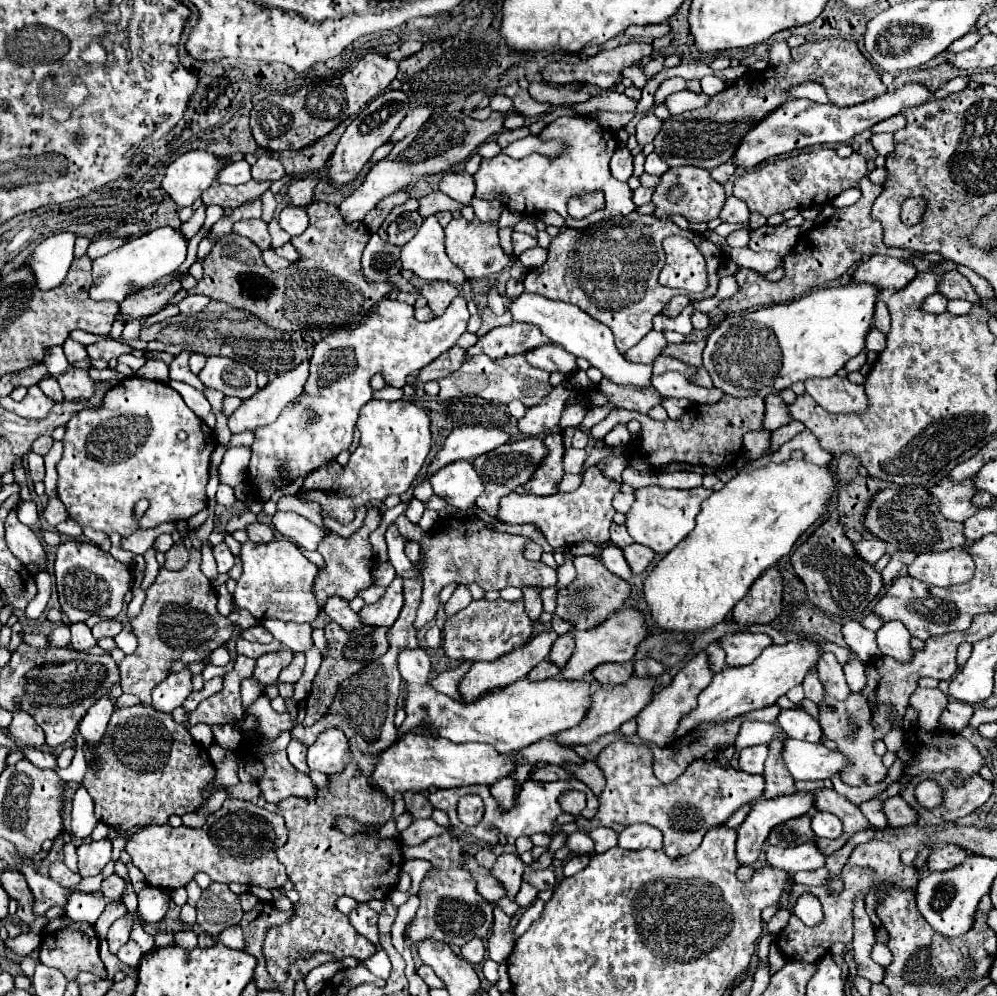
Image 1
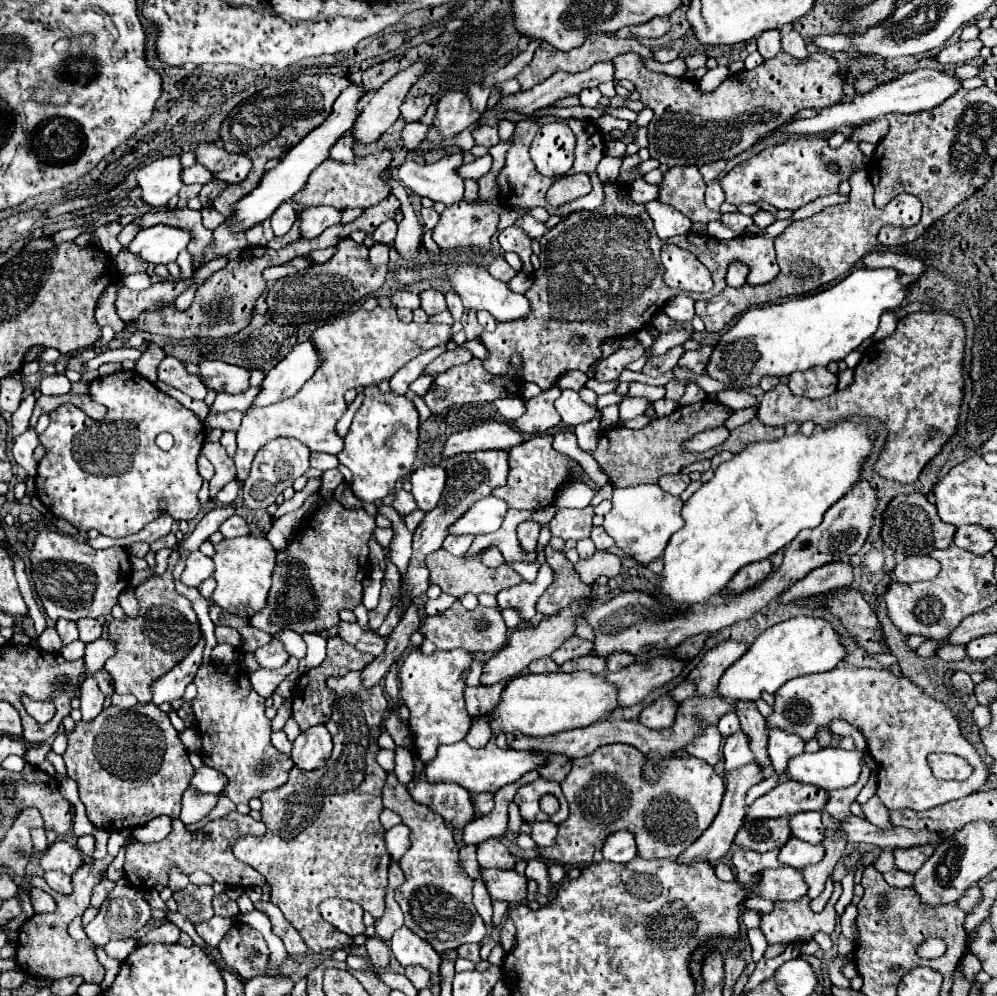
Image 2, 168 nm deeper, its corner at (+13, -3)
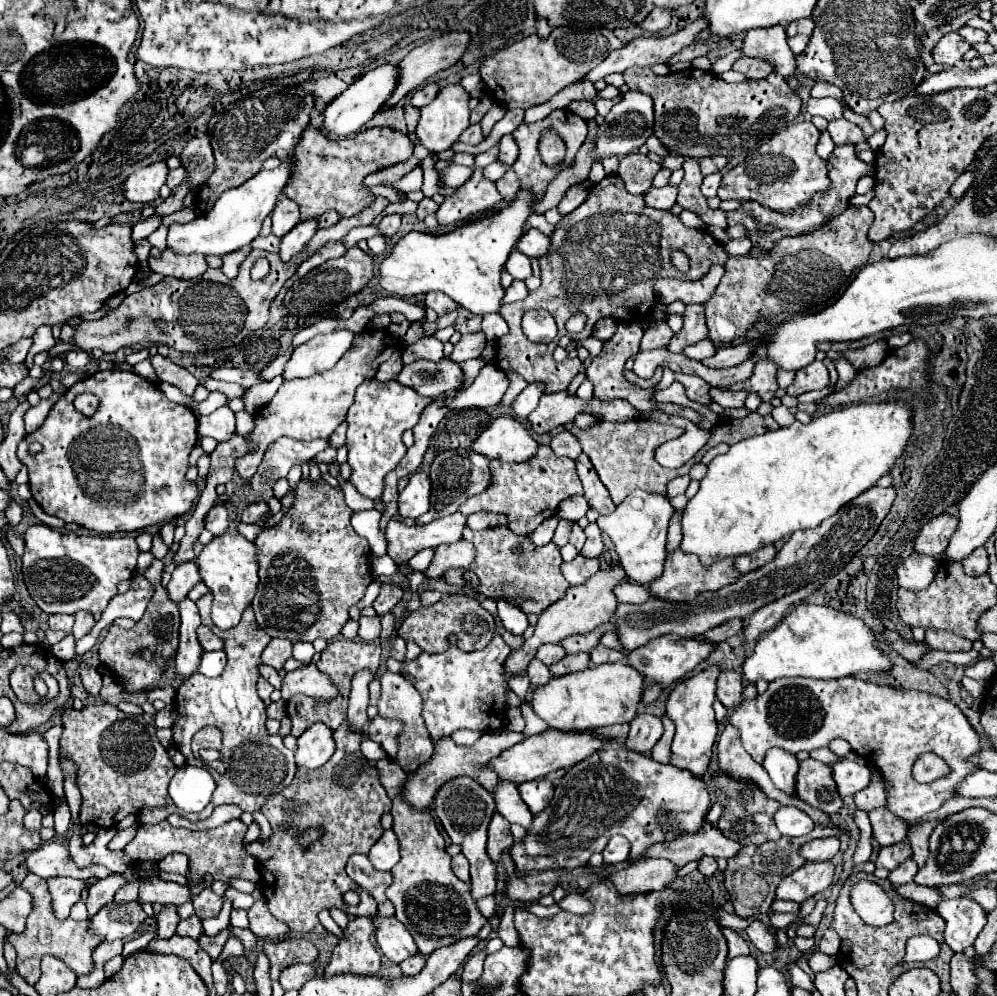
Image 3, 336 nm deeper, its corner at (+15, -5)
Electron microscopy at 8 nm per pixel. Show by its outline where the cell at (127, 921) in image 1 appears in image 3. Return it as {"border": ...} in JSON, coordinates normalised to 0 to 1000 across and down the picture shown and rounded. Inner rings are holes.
{"border":[[[138,905],[130,907],[108,907],[94,919],[92,925],[92,935],[96,939],[106,941],[106,945],[114,943],[126,943],[130,941],[140,927],[146,923],[146,917],[142,915]]]}

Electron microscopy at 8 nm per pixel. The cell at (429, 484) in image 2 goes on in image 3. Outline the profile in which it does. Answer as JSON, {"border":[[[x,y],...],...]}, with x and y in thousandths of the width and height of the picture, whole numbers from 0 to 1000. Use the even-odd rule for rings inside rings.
{"border":[[[419,473],[411,479],[405,493],[399,499],[399,517],[419,521],[431,509],[431,481],[427,475]]]}

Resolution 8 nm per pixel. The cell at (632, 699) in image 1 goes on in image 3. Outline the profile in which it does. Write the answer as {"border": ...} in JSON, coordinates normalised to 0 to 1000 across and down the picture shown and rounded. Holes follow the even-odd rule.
{"border":[[[664,638],[664,640],[654,642],[646,650],[640,650],[638,654],[632,654],[630,656],[630,668],[646,678],[646,688],[660,686],[660,688],[670,690],[676,684],[684,682],[694,672],[698,672],[700,666],[710,662],[716,652],[718,652],[718,646],[708,644],[704,638],[694,640],[694,642],[686,642],[686,640],[680,640],[680,638]]]}

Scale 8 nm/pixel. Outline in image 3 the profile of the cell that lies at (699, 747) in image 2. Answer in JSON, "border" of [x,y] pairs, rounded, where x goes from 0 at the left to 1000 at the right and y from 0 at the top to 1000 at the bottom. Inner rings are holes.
{"border":[[[714,668],[710,672],[706,672],[704,676],[700,676],[698,680],[692,680],[688,684],[682,684],[668,706],[668,718],[676,724],[678,736],[676,736],[676,744],[674,744],[674,758],[672,758],[672,768],[682,770],[692,774],[698,780],[704,780],[706,774],[710,772],[712,760],[714,760],[714,748],[718,744],[718,736],[720,736],[720,726],[716,722],[716,712],[714,706],[718,702],[718,682],[724,676],[722,670]]]}

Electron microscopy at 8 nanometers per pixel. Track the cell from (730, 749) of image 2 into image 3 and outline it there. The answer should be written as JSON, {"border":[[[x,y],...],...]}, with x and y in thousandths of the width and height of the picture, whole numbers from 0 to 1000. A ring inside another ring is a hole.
{"border":[[[806,680],[778,682],[778,686],[772,686],[764,698],[746,702],[740,710],[736,710],[732,724],[742,734],[746,752],[758,766],[764,766],[768,754],[774,750],[782,750],[798,758],[800,754],[826,750],[841,740],[849,742],[861,758],[877,766],[895,786],[889,810],[907,824],[919,824],[925,818],[943,812],[947,804],[957,800],[957,790],[979,772],[969,762],[983,754],[981,736],[955,704],[923,694],[901,694],[869,686],[859,680],[840,683]],[[929,754],[941,756],[951,766],[953,776],[925,788],[915,782],[915,768],[919,760]]]}

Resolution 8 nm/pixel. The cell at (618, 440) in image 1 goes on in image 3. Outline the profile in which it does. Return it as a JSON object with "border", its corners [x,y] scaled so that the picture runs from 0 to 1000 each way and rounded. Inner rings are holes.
{"border":[[[620,326],[618,334],[614,336],[614,340],[606,342],[604,346],[604,352],[594,360],[594,364],[590,366],[588,370],[588,379],[596,385],[596,395],[600,401],[604,403],[610,403],[610,401],[630,401],[640,413],[644,415],[652,415],[652,413],[666,413],[666,415],[676,415],[676,417],[684,417],[684,419],[690,419],[694,425],[700,425],[702,423],[702,417],[694,411],[688,411],[684,407],[678,407],[678,405],[658,405],[656,403],[656,395],[658,395],[658,389],[650,389],[650,391],[644,391],[644,389],[638,389],[634,383],[630,383],[626,379],[626,364],[630,362],[632,358],[632,352],[638,352],[640,346],[644,342],[644,330],[642,328],[632,328],[632,326]]]}

